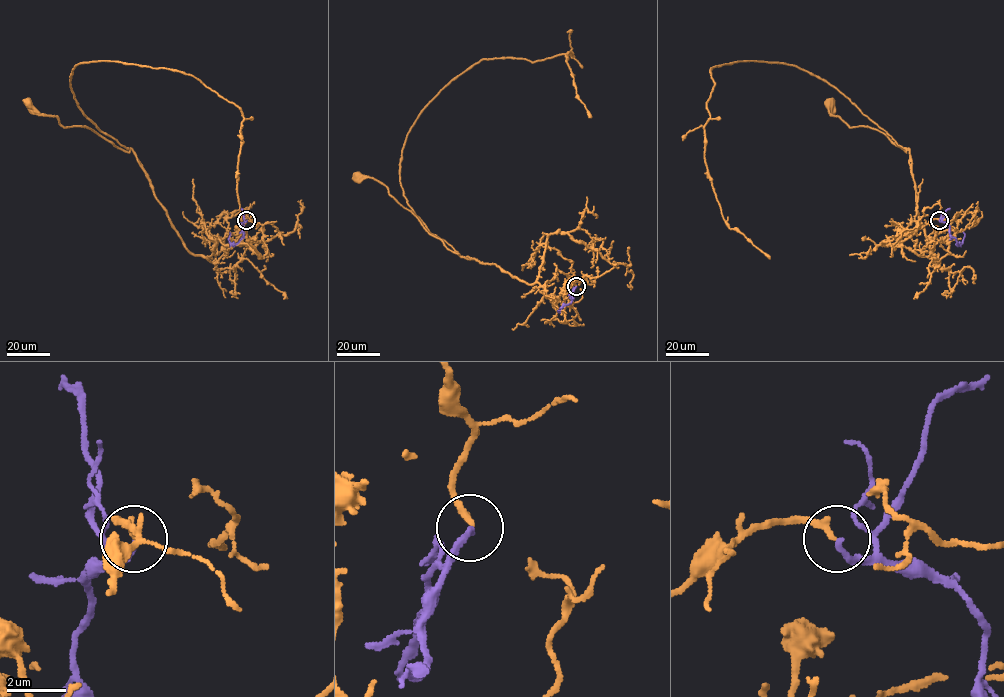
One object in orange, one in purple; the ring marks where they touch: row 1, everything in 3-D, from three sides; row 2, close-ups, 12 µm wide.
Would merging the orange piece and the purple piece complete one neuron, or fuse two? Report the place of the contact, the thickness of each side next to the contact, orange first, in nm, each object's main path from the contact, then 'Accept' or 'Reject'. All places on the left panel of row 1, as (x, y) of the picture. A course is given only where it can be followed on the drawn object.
Place: (246, 220). Thickness 240 nm (orange) against 200 nm. Course of orange: (246, 220), (209, 257), (192, 254), (131, 148), (63, 127), (29, 103). Course of purple: (246, 220), (242, 226), (243, 236), (235, 244), (228, 239), (230, 232). Accept

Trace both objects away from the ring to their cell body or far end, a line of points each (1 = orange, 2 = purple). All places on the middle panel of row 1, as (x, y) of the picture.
1: (576, 286), (572, 263), (546, 244), (531, 284), (495, 264), (462, 257), (386, 186), (358, 176)
2: (576, 286), (570, 303), (559, 310)

